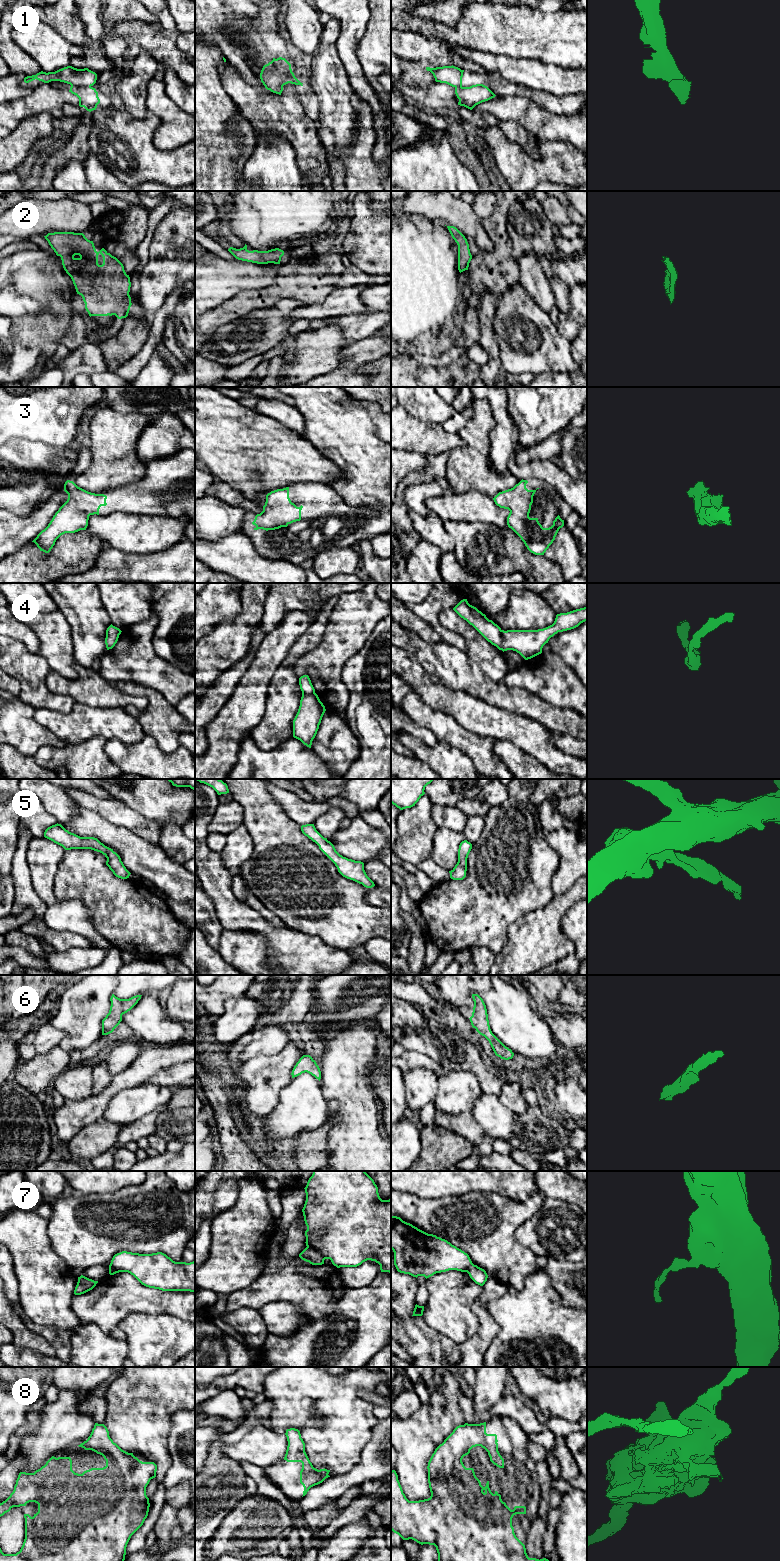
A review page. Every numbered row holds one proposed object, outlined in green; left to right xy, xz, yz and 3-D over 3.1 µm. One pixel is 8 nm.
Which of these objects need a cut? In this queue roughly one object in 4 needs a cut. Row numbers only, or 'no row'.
1, 7

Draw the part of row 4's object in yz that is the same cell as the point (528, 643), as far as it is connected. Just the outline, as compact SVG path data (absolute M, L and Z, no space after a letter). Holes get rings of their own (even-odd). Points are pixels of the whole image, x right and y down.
M467 599L461 600L453 610L470 625L472 625L488 642L496 646L499 650L513 650L519 653L525 660L531 659L542 653L543 646L548 643L549 639L558 632L574 629L581 623L587 621L587 607L576 609L567 613L556 615L552 625L538 630L502 630L492 620L489 620L485 614L476 607L470 605Z

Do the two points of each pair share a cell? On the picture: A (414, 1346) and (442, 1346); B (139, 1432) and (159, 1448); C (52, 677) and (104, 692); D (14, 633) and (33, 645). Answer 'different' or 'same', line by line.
A: same
B: same
C: same
D: same

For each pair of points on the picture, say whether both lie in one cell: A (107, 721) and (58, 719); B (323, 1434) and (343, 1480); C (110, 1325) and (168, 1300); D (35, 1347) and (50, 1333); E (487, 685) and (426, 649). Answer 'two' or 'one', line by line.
A: one
B: two
C: one
D: two
E: one

